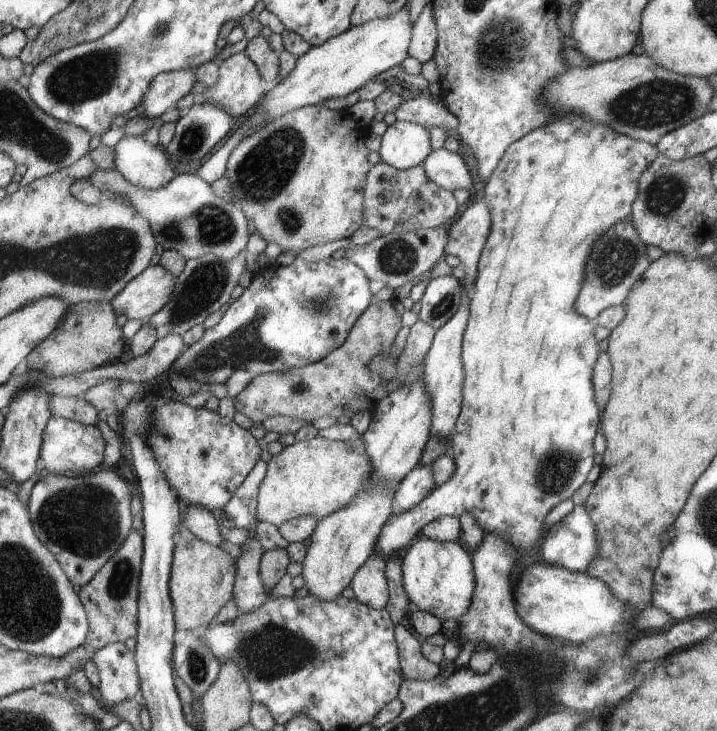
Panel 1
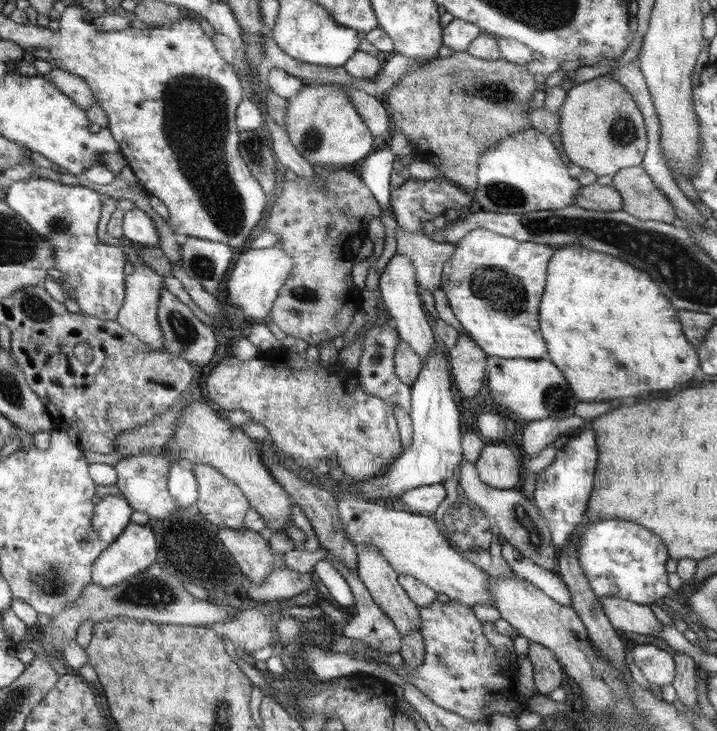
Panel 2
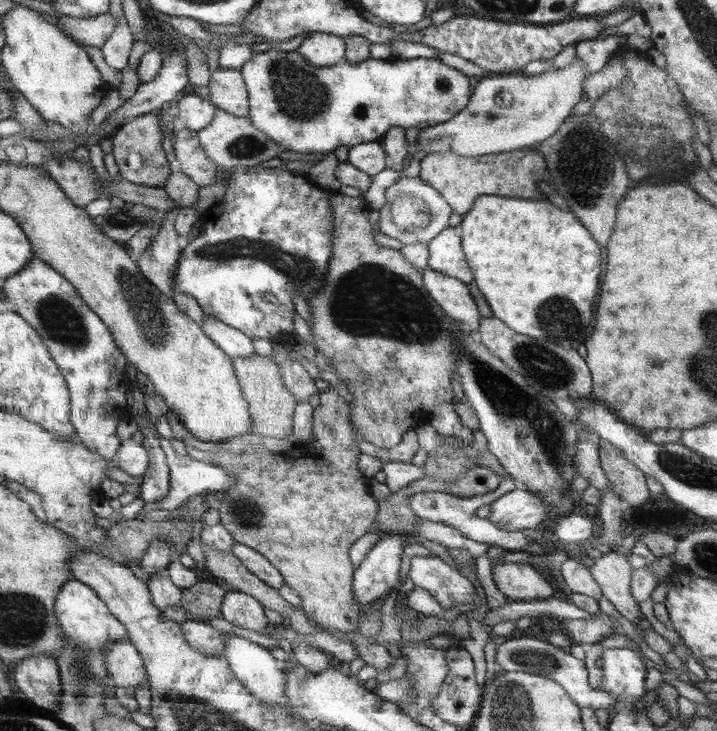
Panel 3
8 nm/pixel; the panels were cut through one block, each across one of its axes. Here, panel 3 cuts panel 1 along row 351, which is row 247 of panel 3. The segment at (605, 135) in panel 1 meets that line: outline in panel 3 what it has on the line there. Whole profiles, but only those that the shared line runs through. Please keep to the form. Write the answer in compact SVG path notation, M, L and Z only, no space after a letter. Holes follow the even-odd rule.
M483 195L474 202L473 210L464 216L458 227L462 230L465 258L469 267L474 266L474 274L478 274L474 285L482 291L494 317L518 334L545 338L571 349L577 349L587 340L602 258L597 239L577 215L542 200Z

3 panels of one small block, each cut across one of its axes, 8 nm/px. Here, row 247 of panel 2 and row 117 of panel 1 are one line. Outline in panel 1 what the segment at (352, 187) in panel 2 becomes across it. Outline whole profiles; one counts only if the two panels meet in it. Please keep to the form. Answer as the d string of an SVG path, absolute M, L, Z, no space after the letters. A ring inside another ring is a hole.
M321 104L285 114L244 137L230 153L226 177L232 186L234 203L239 205L248 219L254 221L255 232L266 242L279 244L286 252L292 250L299 253L308 246L350 238L364 224L362 188L366 182L366 172L372 165L365 145L368 133L368 128L360 126L346 110L335 111Z

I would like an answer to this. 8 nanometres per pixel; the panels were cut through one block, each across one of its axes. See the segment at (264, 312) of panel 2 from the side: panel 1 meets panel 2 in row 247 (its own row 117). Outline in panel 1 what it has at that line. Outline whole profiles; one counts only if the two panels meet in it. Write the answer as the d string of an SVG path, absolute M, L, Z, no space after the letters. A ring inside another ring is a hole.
M406 7L390 18L379 18L362 26L353 26L344 34L331 38L320 46L311 47L306 54L297 57L294 70L284 80L273 83L270 92L258 102L257 108L268 112L270 120L254 128L253 132L293 110L320 105L330 98L344 98L360 90L378 74L394 66L401 66L401 62L409 56L412 40L413 24L410 22L409 7Z

